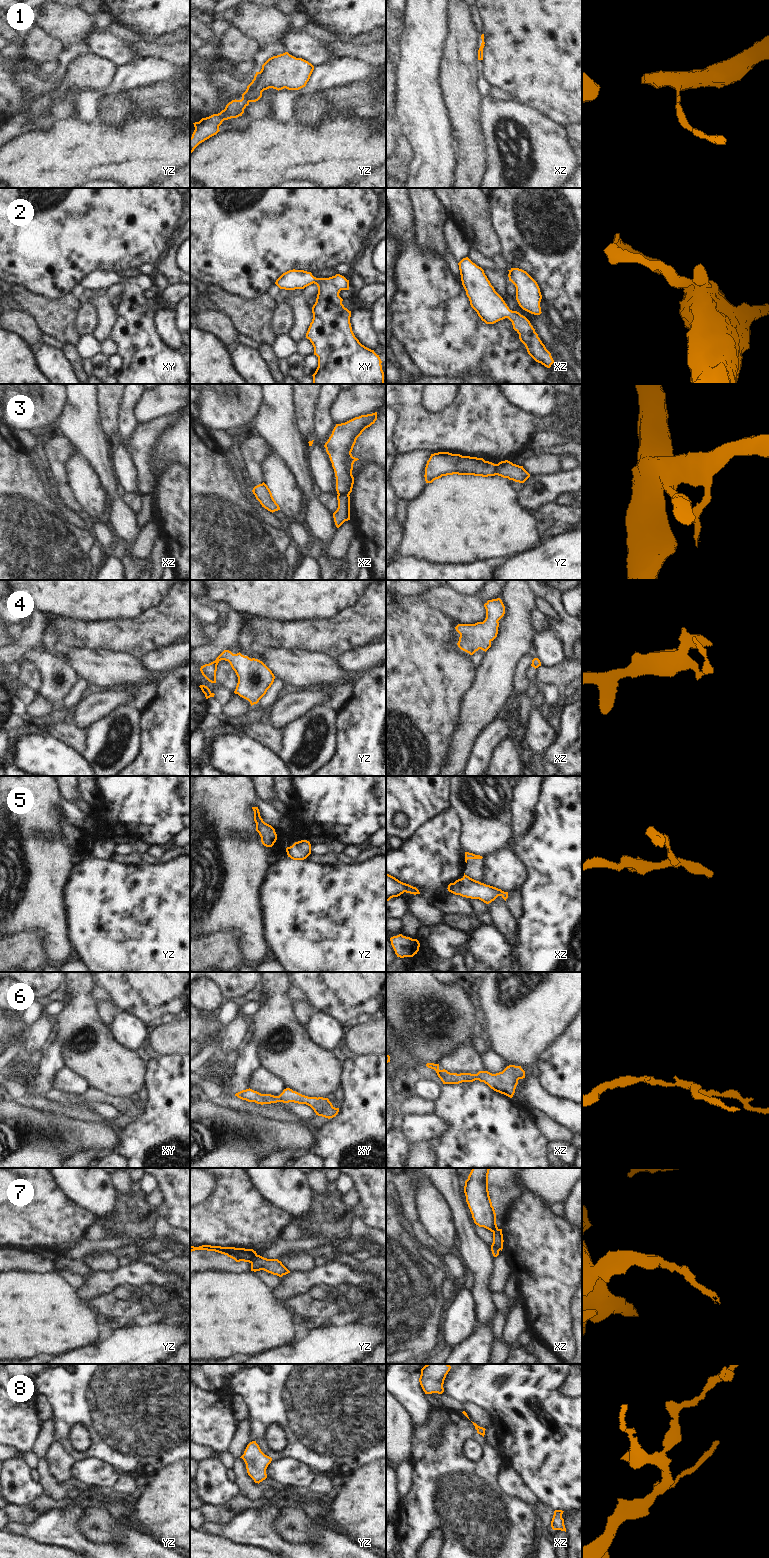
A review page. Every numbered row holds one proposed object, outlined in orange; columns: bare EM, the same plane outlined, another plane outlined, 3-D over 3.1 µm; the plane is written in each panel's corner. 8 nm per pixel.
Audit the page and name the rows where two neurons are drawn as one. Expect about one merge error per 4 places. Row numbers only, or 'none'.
3, 5, 7

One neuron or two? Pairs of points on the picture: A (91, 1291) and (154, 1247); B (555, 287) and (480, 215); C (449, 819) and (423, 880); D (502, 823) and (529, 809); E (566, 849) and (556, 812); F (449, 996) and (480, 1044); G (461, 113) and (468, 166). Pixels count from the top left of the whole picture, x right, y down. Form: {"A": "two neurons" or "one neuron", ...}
{"A": "two neurons", "B": "two neurons", "C": "one neuron", "D": "two neurons", "E": "one neuron", "F": "two neurons", "G": "one neuron"}

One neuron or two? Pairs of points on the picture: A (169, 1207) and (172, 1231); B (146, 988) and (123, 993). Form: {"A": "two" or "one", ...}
{"A": "two", "B": "one"}

